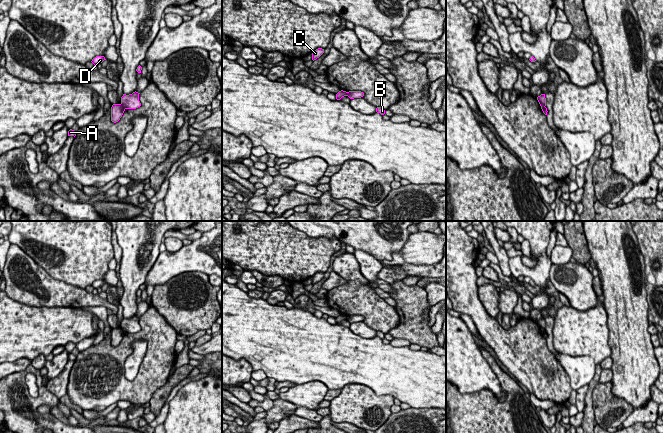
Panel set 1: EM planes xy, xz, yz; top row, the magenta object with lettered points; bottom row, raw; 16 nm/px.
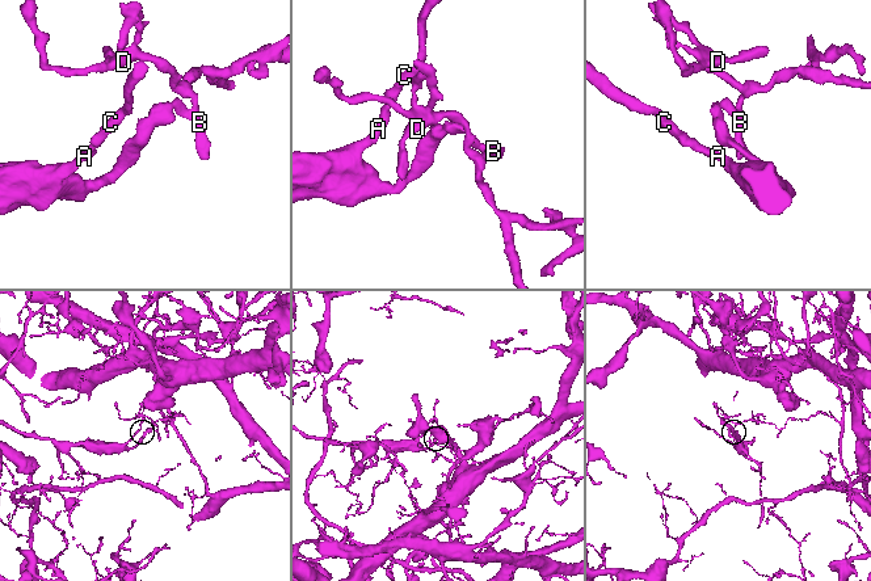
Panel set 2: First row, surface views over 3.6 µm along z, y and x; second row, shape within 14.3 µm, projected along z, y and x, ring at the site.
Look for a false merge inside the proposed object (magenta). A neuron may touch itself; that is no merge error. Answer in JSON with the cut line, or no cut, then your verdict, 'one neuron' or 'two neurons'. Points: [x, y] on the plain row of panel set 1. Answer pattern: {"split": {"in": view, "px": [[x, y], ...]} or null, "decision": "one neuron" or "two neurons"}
{"split": {"in": "xy", "px": [[120, 328], [125, 332]]}, "decision": "two neurons"}

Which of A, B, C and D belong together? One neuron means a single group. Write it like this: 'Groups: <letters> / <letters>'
Groups: A C / B D

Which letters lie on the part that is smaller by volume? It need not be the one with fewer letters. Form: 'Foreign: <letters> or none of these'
Foreign: B, D

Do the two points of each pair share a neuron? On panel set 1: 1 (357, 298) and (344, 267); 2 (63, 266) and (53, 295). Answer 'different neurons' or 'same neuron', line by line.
1: same neuron
2: different neurons

